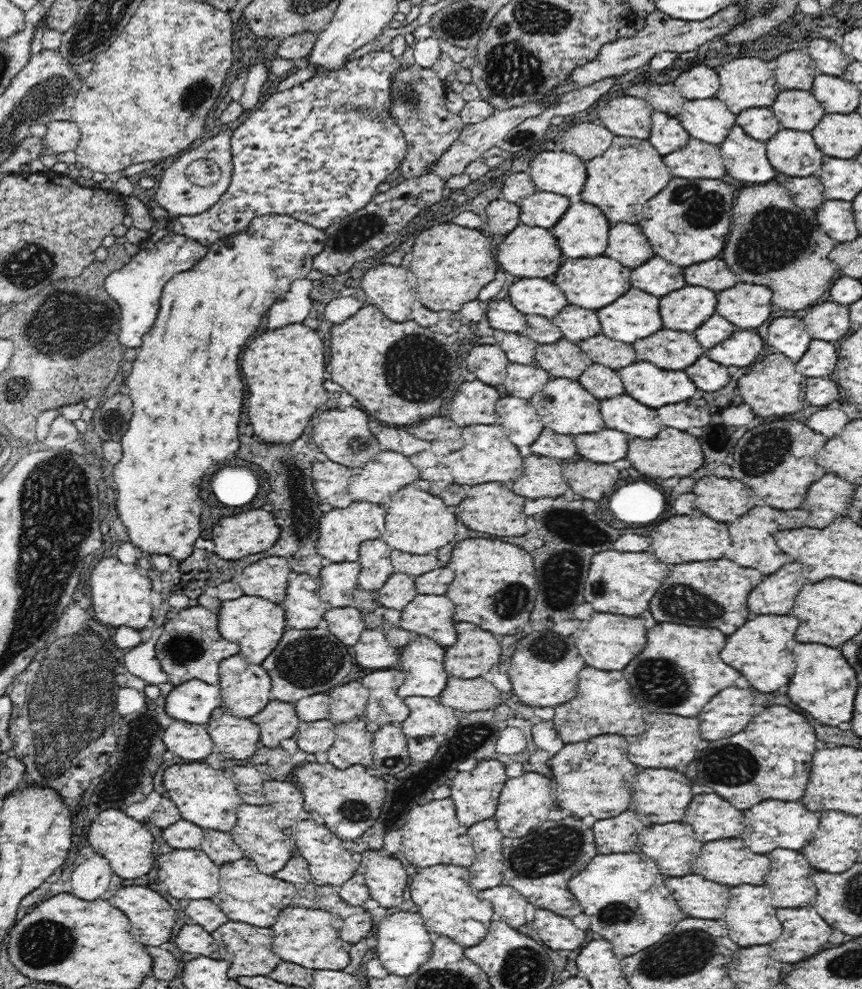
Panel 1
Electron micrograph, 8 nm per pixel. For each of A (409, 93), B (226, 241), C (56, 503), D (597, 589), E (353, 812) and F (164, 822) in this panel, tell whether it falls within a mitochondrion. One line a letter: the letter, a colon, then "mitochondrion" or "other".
A: mitochondrion
B: other
C: mitochondrion
D: mitochondrion
E: mitochondrion
F: other

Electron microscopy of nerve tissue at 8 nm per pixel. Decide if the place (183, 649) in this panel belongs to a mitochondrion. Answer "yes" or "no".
yes

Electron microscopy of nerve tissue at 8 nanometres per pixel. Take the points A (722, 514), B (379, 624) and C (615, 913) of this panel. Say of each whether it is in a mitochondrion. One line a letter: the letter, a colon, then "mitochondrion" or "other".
A: other
B: other
C: mitochondrion

